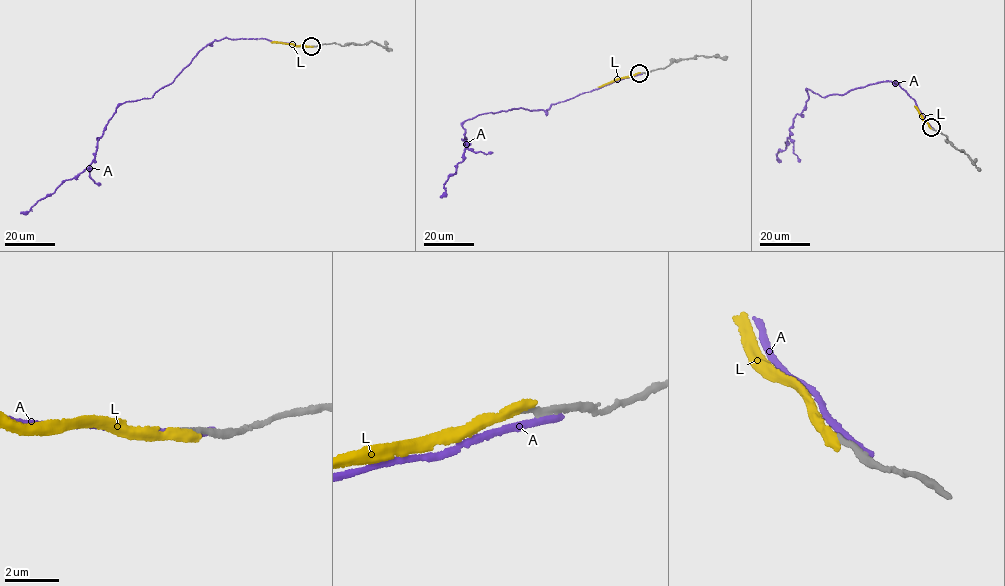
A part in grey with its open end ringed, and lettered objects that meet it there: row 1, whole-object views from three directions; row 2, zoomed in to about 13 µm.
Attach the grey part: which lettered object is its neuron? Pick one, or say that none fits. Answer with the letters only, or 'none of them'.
none of them

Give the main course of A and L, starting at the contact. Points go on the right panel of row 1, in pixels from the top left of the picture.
A: (933, 128), (895, 82), (823, 97), (806, 88), (808, 98), (794, 118), (789, 143), (778, 150), (778, 159)
L: (930, 127), (914, 106)

